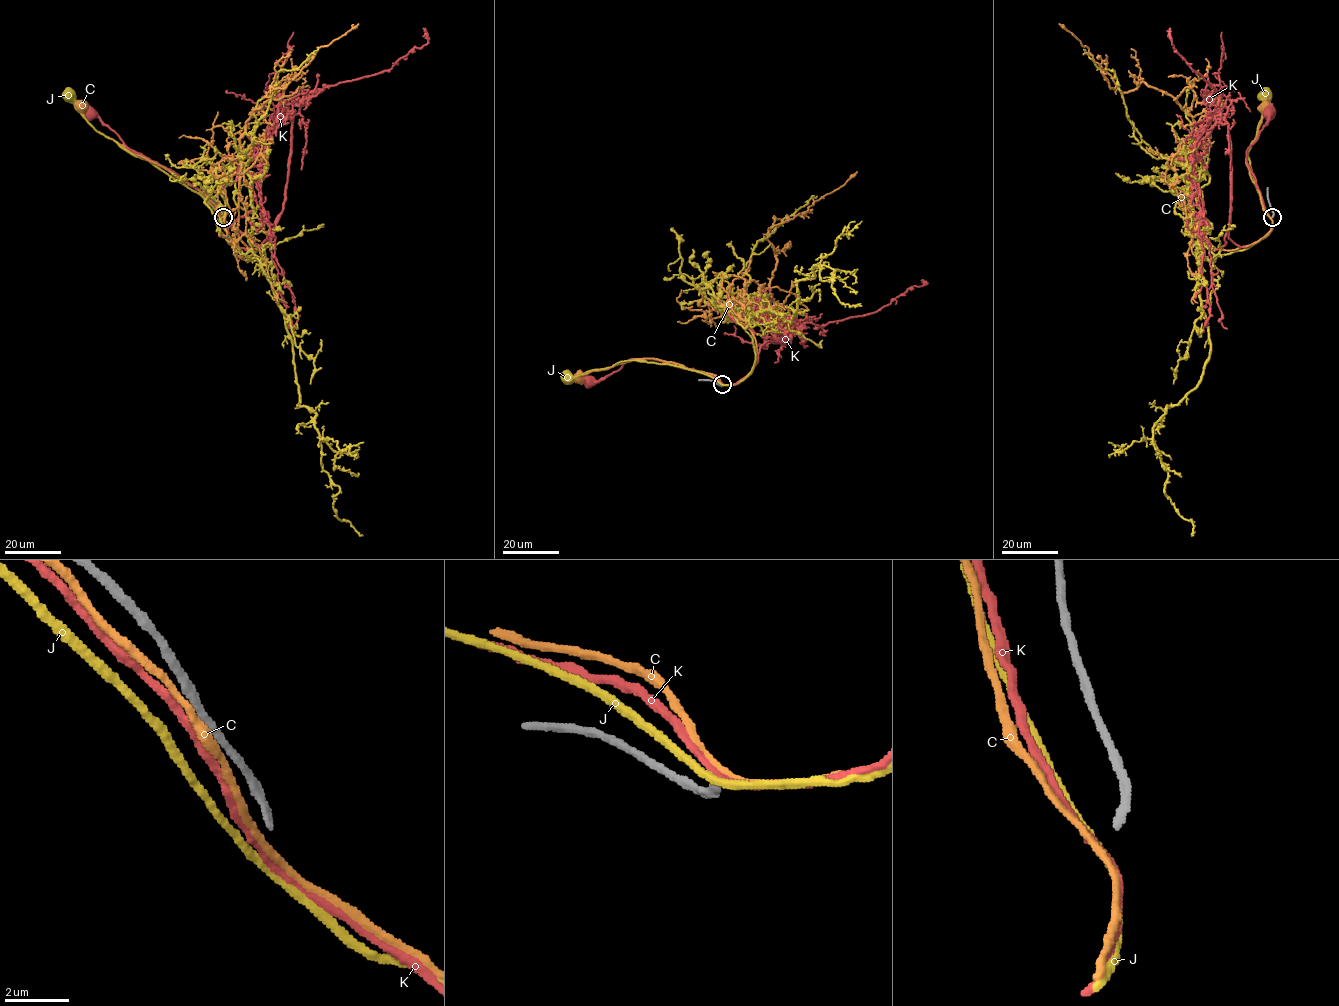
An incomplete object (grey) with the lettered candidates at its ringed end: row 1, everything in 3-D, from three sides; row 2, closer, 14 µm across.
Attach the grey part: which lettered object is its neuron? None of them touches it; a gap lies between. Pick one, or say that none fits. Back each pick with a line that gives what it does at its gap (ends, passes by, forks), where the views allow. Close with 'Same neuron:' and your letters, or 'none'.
Same neuron: none

